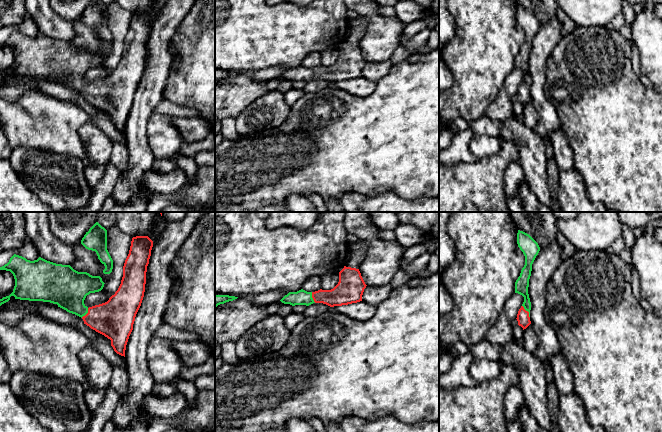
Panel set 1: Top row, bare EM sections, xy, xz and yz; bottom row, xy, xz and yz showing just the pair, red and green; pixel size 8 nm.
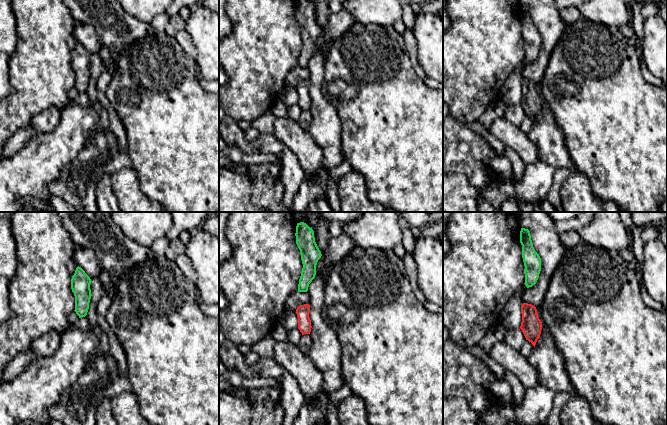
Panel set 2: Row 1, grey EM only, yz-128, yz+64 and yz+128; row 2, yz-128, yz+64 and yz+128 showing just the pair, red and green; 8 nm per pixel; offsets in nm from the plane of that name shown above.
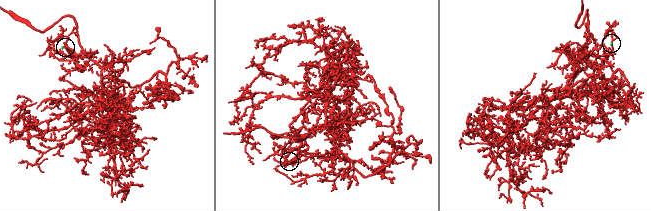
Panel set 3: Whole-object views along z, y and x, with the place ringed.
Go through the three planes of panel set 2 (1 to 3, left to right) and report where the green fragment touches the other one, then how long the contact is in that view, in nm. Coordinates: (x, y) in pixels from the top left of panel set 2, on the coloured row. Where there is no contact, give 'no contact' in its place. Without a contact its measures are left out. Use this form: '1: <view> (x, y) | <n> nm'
1: no contact
2: no contact
3: no contact

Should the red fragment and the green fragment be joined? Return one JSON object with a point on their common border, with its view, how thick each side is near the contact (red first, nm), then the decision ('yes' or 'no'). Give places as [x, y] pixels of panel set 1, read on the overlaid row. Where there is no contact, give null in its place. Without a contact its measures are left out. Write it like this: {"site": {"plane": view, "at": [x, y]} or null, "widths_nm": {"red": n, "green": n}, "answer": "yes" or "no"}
{"site": {"plane": "yz", "at": [527, 311]}, "widths_nm": {"red": 100, "green": 110}, "answer": "yes"}

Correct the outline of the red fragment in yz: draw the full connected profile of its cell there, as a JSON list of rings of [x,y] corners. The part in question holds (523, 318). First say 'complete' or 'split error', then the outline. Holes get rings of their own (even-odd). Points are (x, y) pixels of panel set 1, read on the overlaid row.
split error; [[[518,230],[517,244],[525,256],[525,265],[520,276],[515,282],[515,293],[524,297],[524,302],[517,314],[518,325],[526,329],[530,324],[531,302],[528,294],[529,279],[532,271],[532,264],[540,251],[538,243],[527,233]]]

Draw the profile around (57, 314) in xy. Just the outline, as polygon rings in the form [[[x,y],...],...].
[[[41,306],[39,308],[40,315],[59,324],[71,325],[81,323],[84,324],[84,321],[81,317],[69,313],[66,310],[57,307],[57,306]]]

